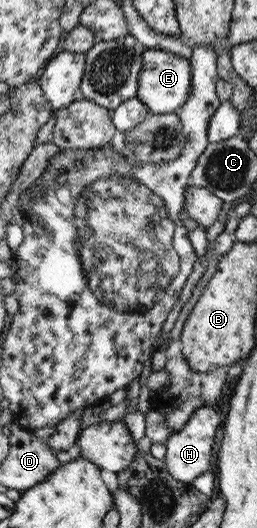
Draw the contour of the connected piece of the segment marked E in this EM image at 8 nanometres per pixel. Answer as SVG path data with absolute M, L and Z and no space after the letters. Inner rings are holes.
M146 49L144 52L144 65L142 65L140 88L137 97L140 102L150 110L150 114L176 114L186 105L193 91L193 67L190 60L174 56L165 51Z

